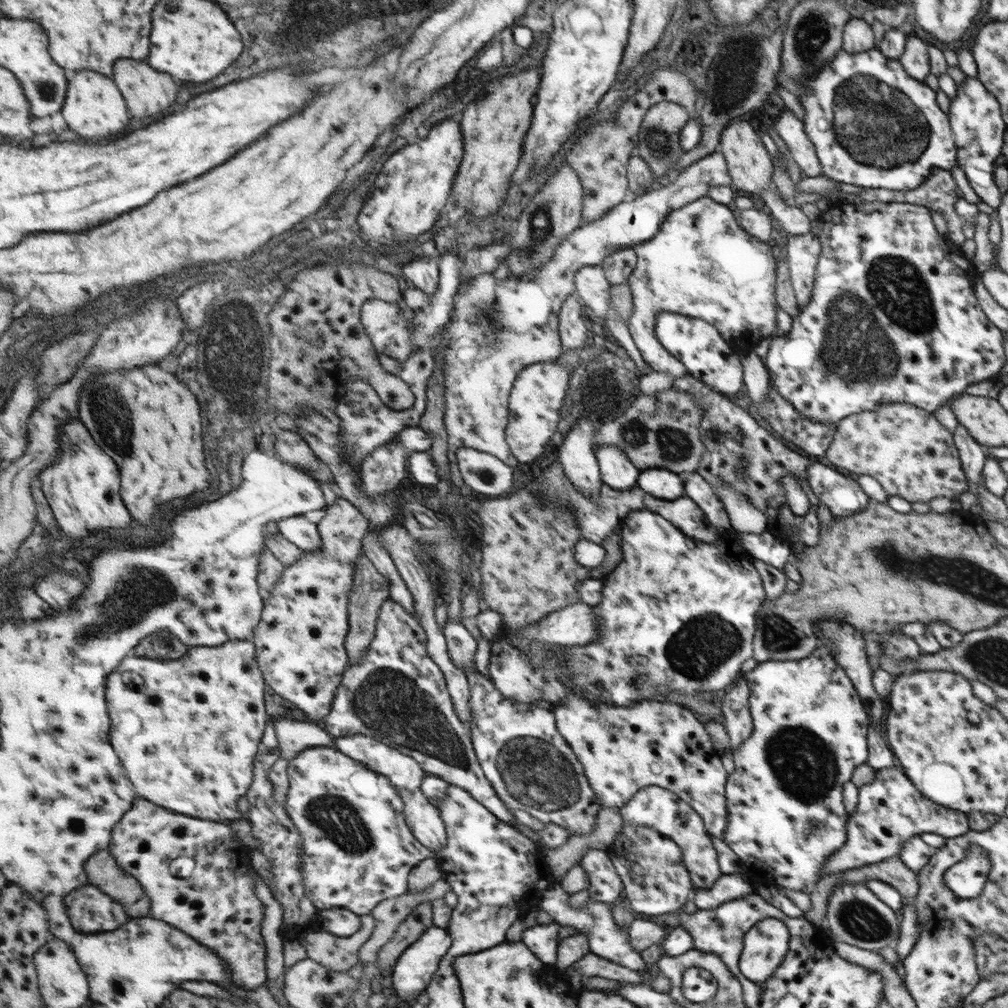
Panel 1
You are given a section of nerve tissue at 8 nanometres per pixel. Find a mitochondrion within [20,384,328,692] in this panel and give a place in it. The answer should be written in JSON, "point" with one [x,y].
{"point":[137,591]}

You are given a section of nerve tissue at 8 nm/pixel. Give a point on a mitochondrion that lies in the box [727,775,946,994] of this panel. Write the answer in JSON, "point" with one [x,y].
{"point":[860,919]}

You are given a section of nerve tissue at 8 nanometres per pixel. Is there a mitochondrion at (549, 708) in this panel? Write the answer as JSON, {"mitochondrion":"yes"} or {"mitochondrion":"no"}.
{"mitochondrion":"no"}

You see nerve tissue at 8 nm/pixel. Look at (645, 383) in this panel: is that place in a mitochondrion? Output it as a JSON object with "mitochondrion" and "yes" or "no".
{"mitochondrion":"no"}

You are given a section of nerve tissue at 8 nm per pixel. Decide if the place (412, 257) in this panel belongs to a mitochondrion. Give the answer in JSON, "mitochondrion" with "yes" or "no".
{"mitochondrion":"no"}

